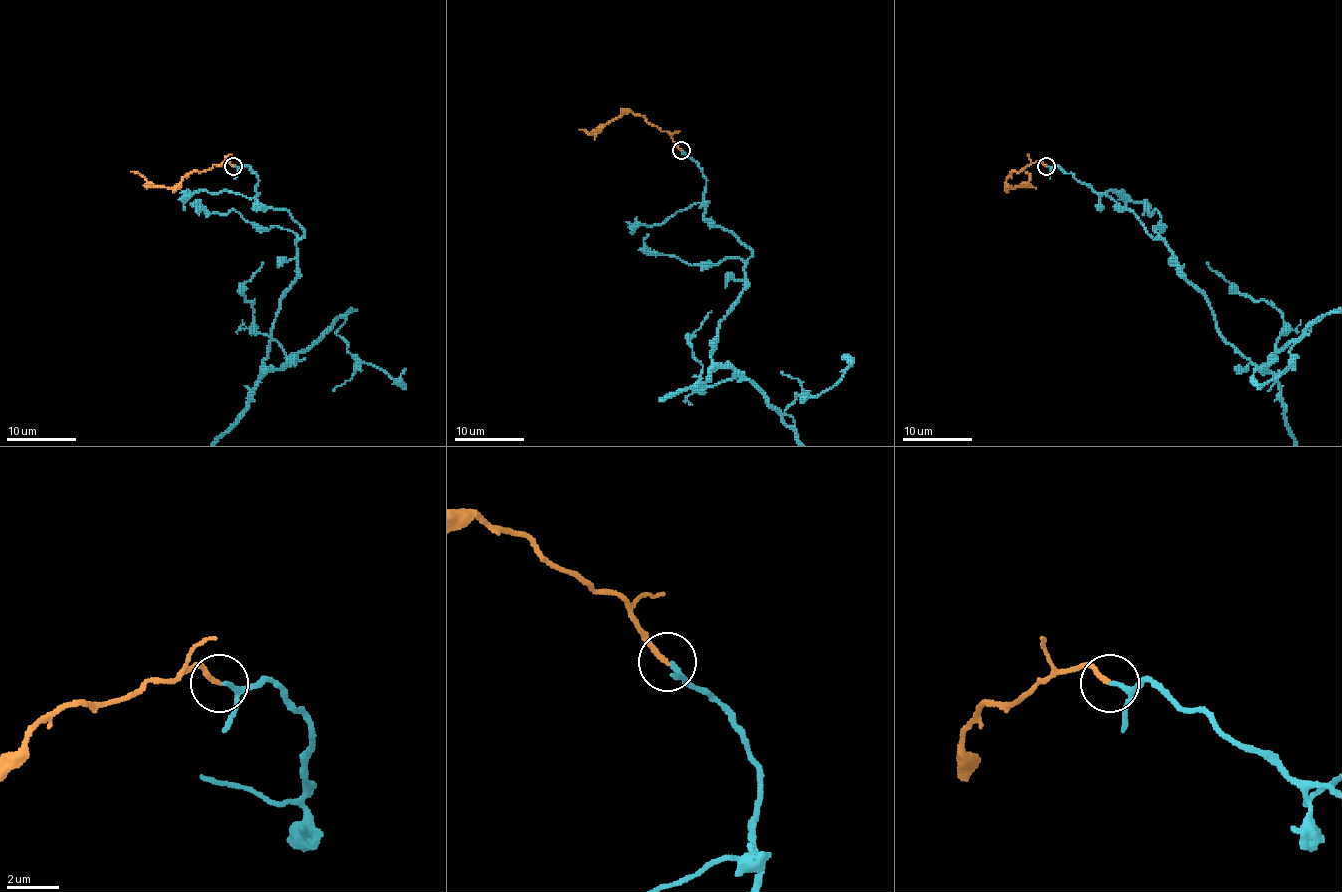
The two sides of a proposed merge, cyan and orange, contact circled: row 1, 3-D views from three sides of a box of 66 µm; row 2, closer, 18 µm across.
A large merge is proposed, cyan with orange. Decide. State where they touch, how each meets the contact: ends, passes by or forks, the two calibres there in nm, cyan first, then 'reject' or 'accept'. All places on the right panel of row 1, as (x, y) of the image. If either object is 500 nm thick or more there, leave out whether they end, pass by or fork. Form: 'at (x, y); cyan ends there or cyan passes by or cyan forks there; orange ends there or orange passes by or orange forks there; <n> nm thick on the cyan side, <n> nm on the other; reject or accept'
at (1046, 166); cyan passes by; orange ends there; 120 nm thick on the cyan side, 190 nm on the other; accept

